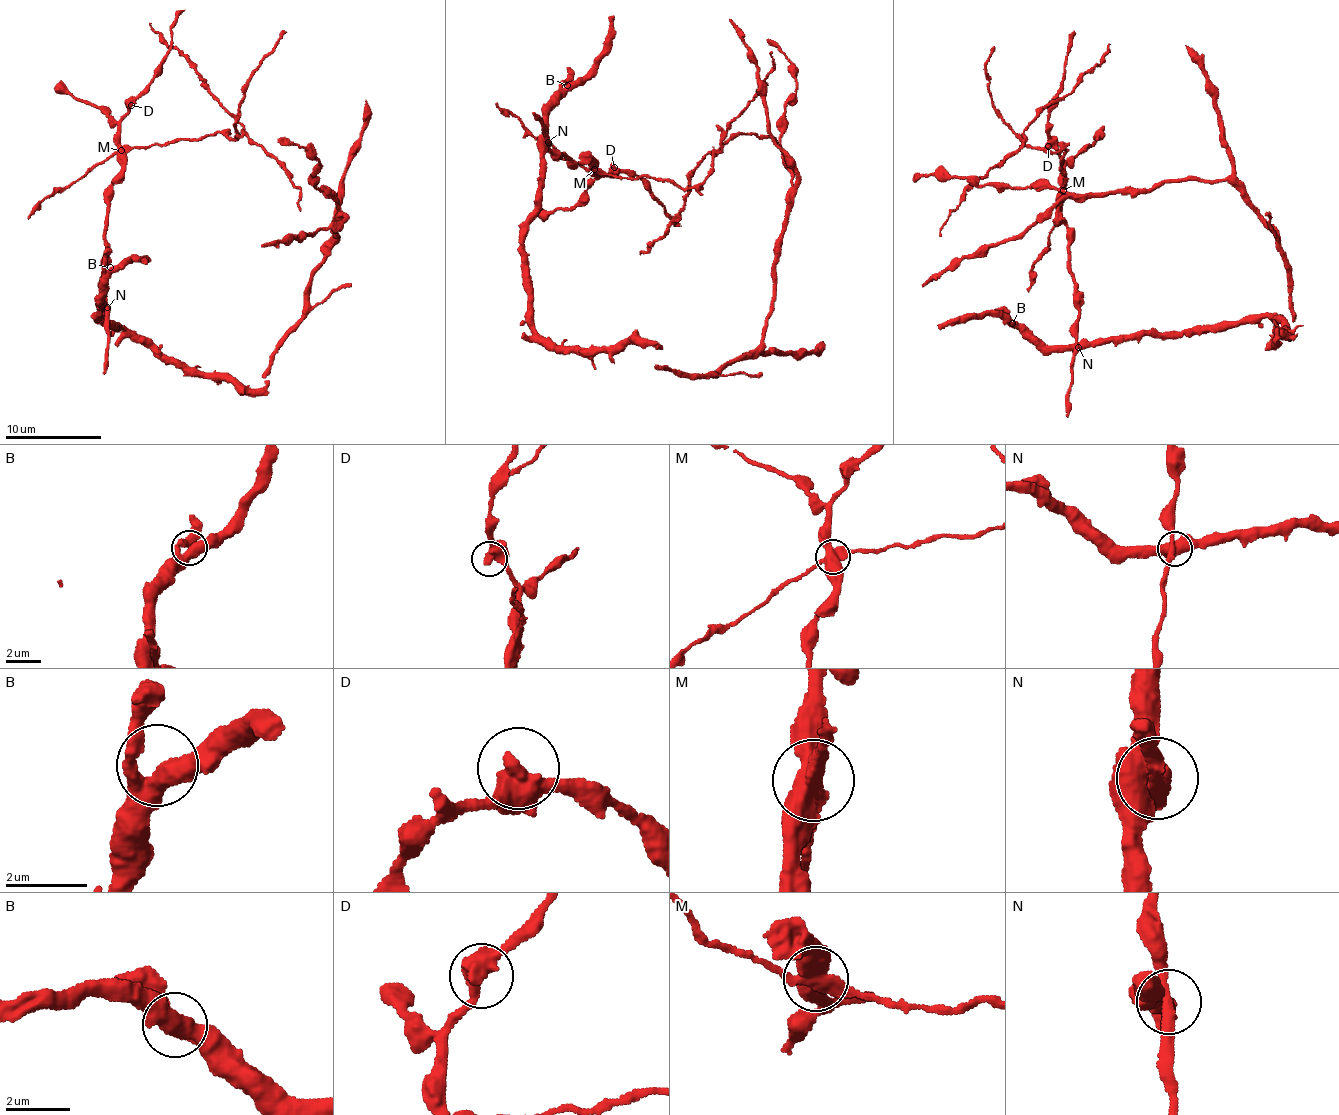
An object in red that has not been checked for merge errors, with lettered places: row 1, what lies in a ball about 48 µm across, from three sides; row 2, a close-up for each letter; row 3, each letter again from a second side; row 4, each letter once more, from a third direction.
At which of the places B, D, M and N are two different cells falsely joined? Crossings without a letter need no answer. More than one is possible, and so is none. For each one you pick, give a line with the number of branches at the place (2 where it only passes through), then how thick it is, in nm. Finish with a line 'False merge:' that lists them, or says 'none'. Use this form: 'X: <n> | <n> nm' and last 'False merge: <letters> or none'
M: 4 | 500 nm
False merge: M

